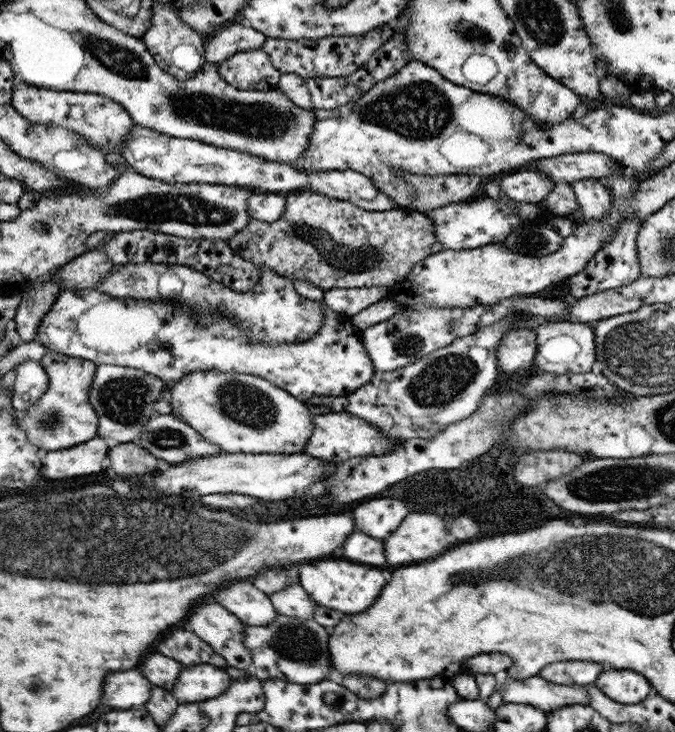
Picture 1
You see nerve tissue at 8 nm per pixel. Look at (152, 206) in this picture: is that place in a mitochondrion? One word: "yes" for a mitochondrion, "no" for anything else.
yes

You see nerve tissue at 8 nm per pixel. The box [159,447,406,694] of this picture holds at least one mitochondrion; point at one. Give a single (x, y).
(298, 644)

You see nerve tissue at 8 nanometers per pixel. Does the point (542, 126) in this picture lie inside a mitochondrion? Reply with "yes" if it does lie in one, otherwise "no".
no

